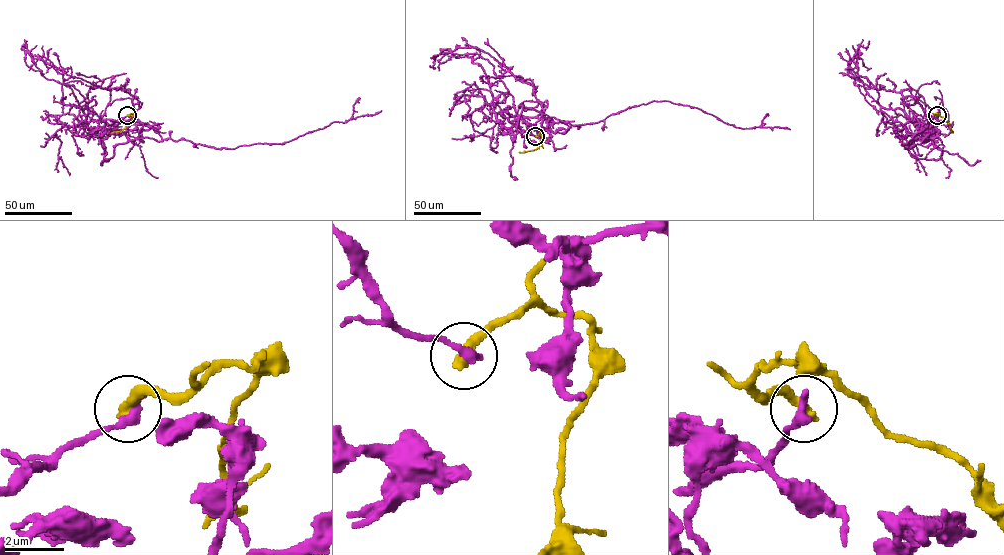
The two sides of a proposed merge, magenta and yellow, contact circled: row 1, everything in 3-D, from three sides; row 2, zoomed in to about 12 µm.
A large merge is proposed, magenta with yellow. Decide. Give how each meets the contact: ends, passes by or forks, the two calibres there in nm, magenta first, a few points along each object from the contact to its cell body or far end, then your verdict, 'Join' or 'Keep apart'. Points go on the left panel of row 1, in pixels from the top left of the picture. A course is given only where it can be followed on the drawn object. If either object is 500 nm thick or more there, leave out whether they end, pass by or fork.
At the ring magenta ends. At the ring yellow ends. Thickness 400 nm (magenta) against 400 nm. Course of magenta: (127, 115), (106, 120), (128, 120), (133, 142), (181, 139), (234, 148), (283, 143), (381, 110). Course of yellow: (127, 115), (133, 113), (124, 128), (110, 133). Keep apart

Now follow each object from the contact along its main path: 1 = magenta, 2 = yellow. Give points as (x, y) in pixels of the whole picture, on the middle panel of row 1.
1: (535, 136), (514, 116), (536, 117), (535, 129), (541, 112), (586, 124), (654, 101), (736, 127), (790, 129)
2: (535, 136), (541, 135), (536, 149), (519, 152)

